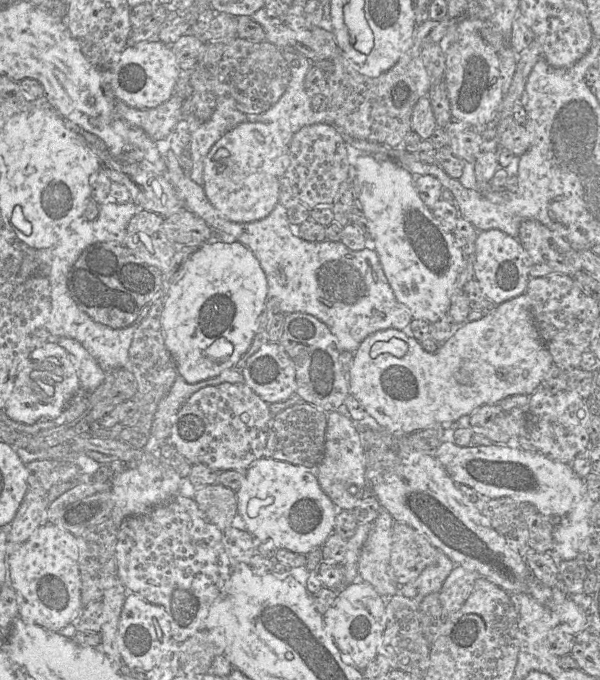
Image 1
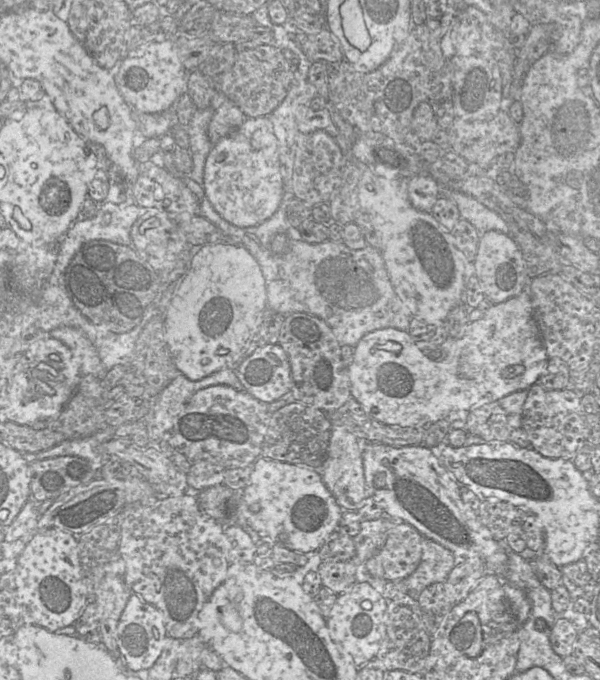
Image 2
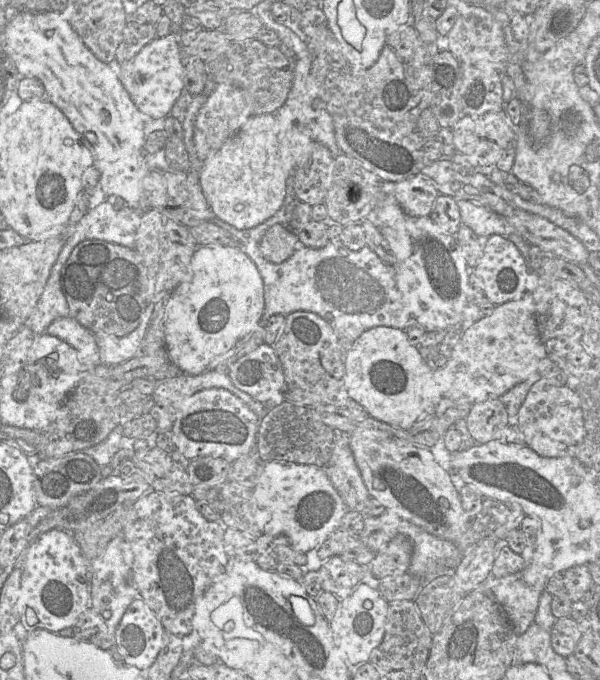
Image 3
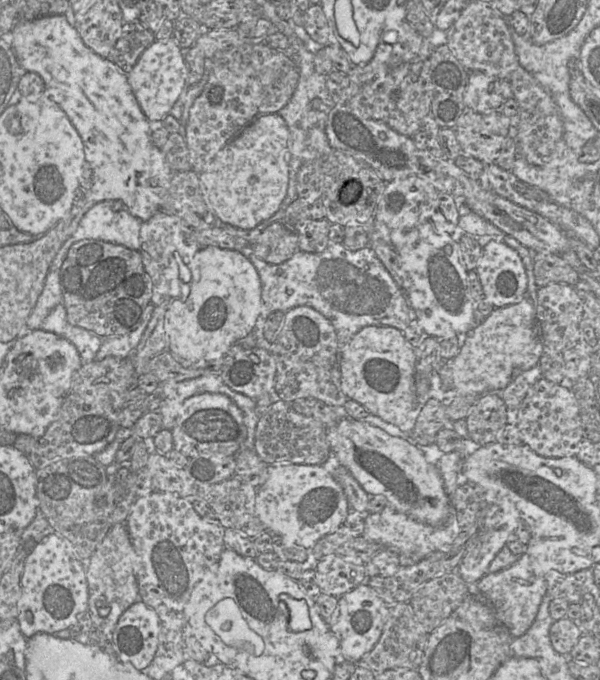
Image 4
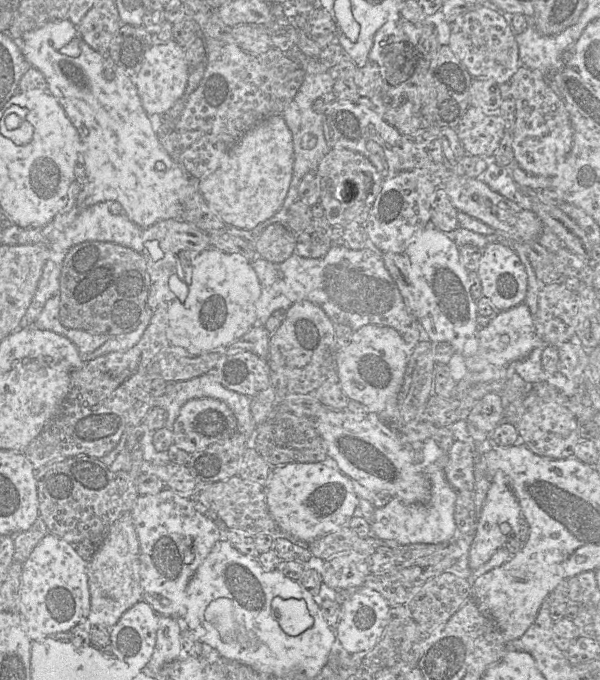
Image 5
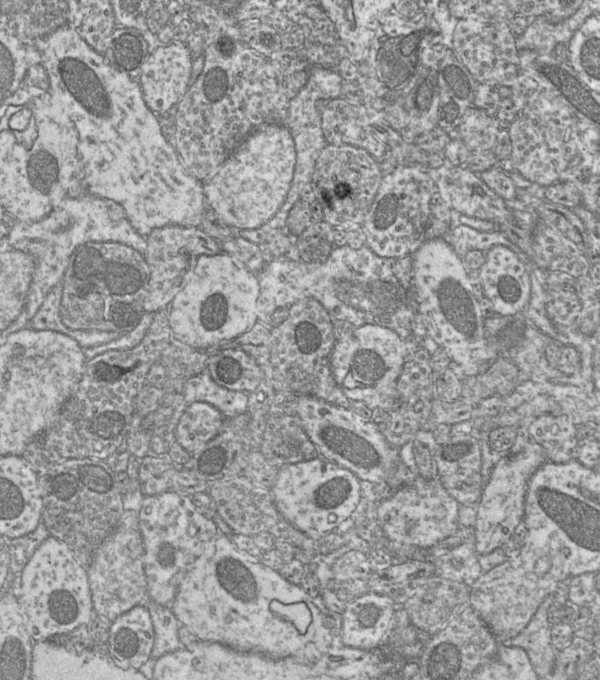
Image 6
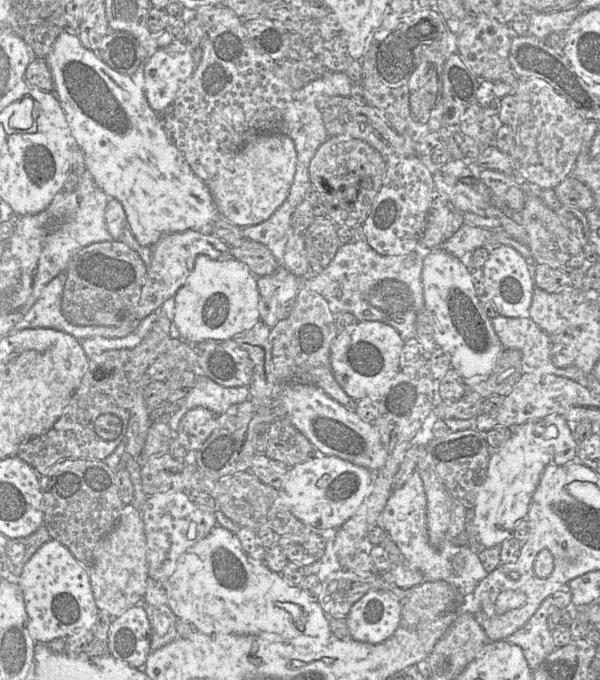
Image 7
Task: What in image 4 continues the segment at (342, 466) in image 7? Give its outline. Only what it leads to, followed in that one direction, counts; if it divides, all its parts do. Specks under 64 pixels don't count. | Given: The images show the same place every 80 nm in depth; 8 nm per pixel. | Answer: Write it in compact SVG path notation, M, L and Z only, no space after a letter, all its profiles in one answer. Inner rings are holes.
M273 463L268 477L258 488L256 514L276 537L312 549L319 539L340 527L349 512L349 502L334 474L324 465Z

